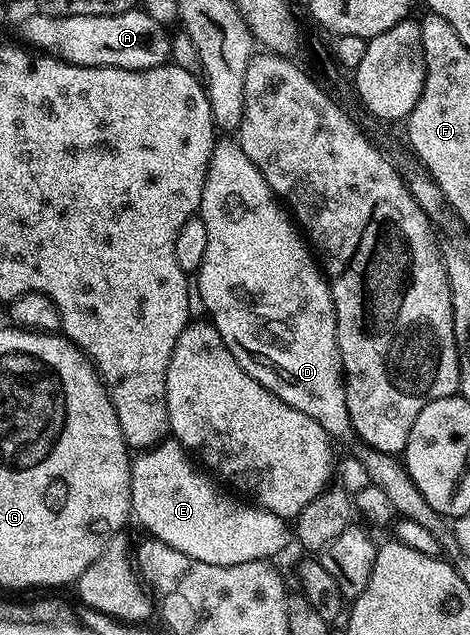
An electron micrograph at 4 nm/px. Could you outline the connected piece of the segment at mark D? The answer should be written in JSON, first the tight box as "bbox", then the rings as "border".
{"bbox":[195,141,354,443],"border":[[[218,141],[203,184],[199,217],[207,228],[207,252],[195,275],[208,321],[219,332],[222,344],[239,360],[263,388],[299,412],[311,416],[338,443],[354,441],[351,416],[347,412],[345,379],[337,343],[337,313],[333,292],[310,243],[275,197],[263,172],[247,160],[240,144]]]}

